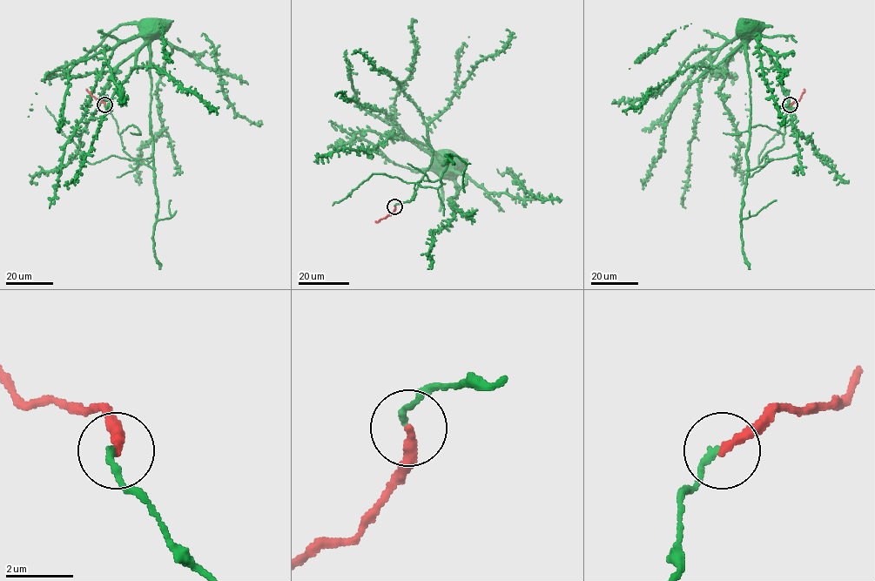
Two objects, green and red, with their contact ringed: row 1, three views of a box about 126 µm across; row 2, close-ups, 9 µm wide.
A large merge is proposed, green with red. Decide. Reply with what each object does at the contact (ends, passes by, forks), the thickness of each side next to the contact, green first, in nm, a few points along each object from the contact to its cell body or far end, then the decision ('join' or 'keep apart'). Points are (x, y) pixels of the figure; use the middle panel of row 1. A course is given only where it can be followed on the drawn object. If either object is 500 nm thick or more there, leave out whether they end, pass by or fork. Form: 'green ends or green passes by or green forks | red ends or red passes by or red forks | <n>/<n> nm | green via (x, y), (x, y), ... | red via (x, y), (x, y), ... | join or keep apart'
green ends | red ends | 200/280 nm | green via (394, 206), (413, 200), (421, 179), (441, 176), (446, 160), (433, 162) | red via (394, 206), (391, 214), (375, 221) | keep apart

